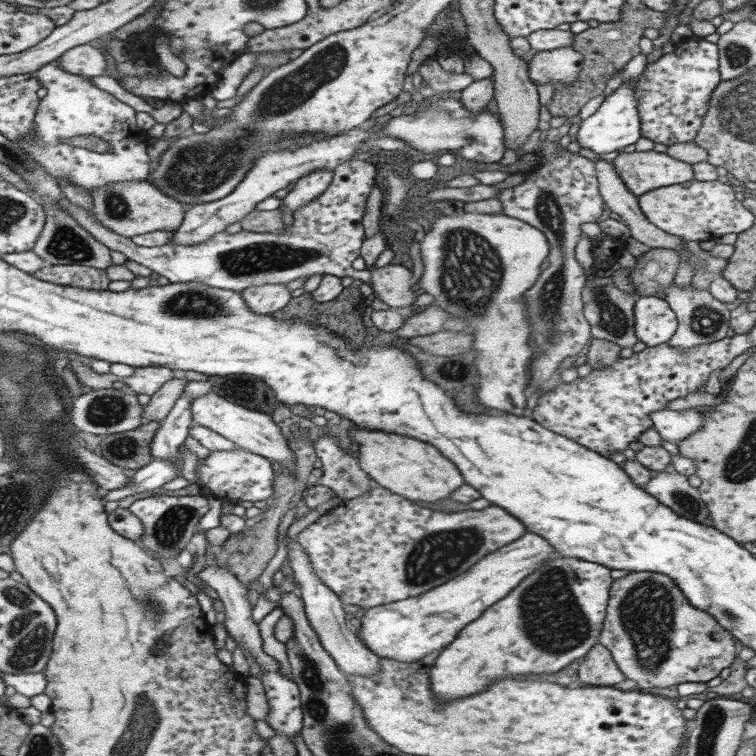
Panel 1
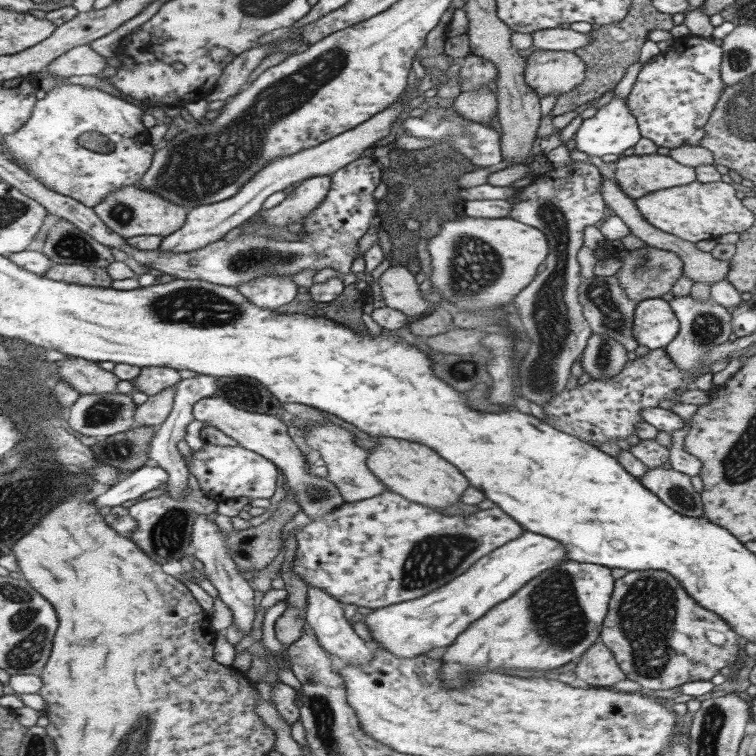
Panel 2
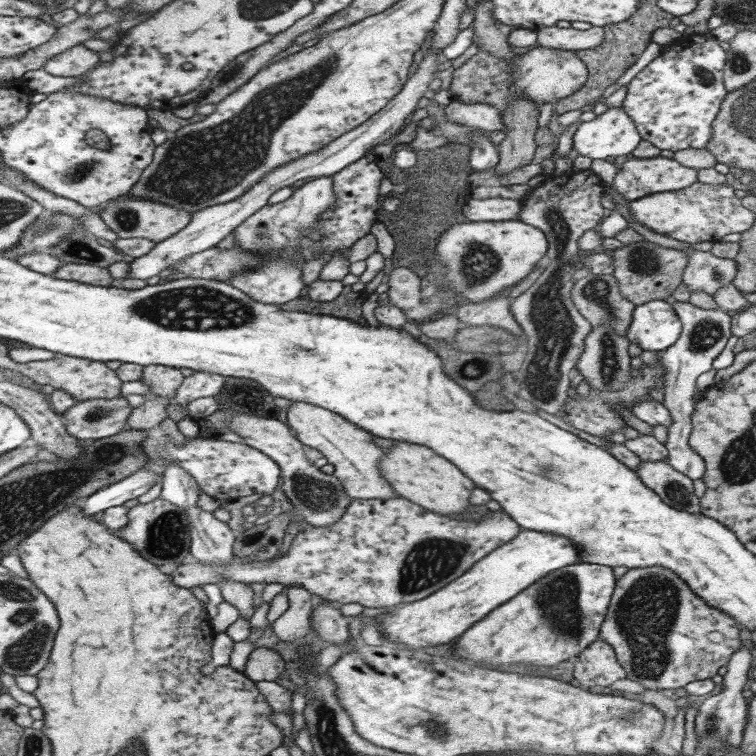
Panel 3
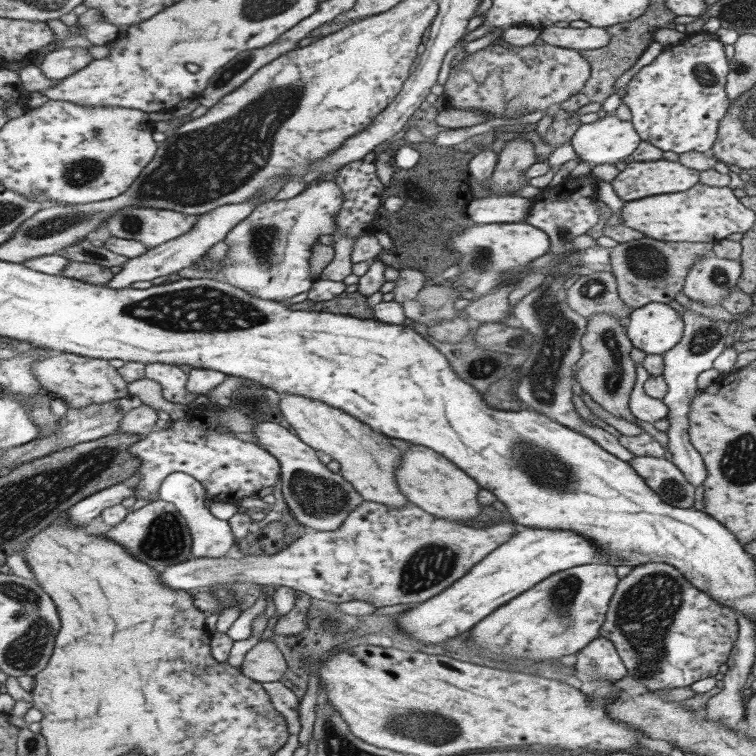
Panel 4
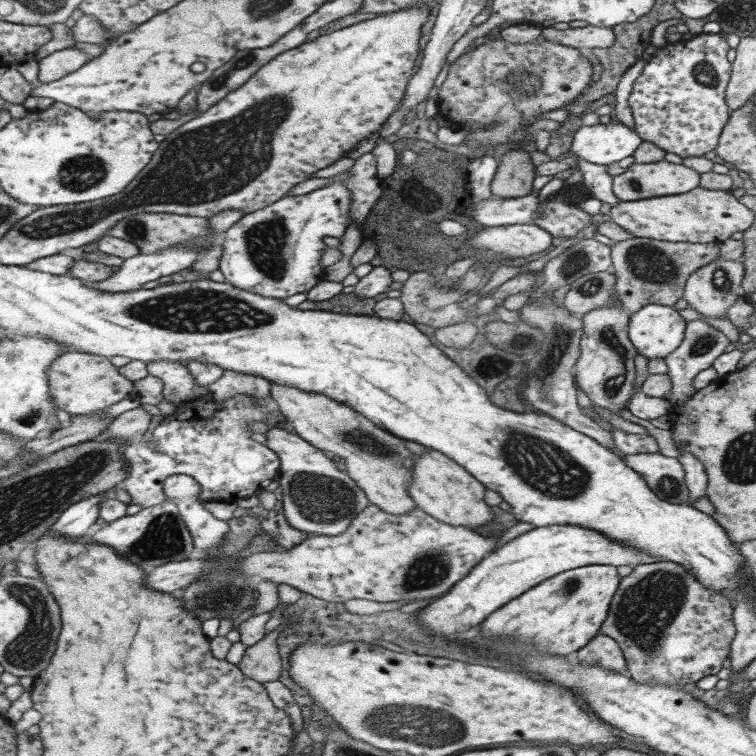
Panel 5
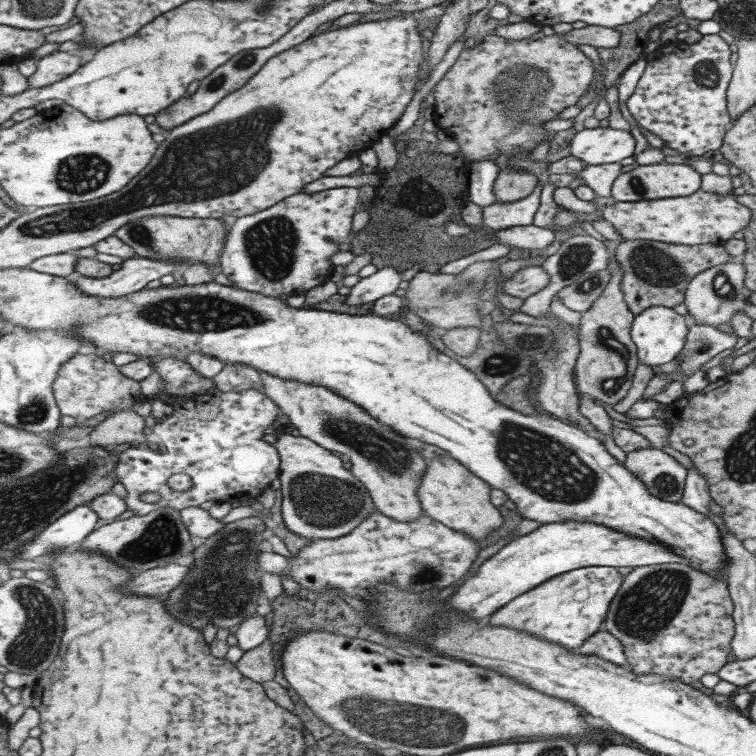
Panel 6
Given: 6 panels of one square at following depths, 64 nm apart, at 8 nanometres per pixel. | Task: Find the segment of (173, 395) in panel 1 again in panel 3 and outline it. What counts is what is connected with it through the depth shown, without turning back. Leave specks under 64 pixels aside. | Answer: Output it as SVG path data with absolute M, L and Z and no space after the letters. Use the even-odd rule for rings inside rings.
M157 396L132 409L127 420L127 428L134 430L150 430L159 426L160 422L170 416L167 406L172 403L170 397Z

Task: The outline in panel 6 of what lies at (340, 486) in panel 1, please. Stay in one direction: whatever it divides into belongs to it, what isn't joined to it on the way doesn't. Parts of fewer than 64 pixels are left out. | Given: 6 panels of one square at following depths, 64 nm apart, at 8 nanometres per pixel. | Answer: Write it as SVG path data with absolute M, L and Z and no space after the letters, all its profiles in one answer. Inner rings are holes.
M258 370L262 377L263 392L268 395L278 406L281 412L288 416L290 422L298 430L298 434L320 444L322 448L332 452L341 452L350 458L351 473L367 488L372 497L374 506L382 515L398 520L398 522L410 522L424 516L418 495L416 494L421 476L427 467L427 459L424 459L406 440L405 436L393 431L393 428L378 422L372 418L363 408L356 406L347 398L338 396L325 386L317 384L304 384L295 380L284 380L279 376L272 376L267 372Z

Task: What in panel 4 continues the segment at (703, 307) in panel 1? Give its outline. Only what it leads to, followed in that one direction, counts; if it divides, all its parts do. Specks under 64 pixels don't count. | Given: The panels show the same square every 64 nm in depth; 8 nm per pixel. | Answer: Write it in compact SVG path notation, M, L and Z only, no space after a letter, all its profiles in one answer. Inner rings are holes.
M686 307L686 312L682 314L684 323L683 335L680 342L663 354L663 373L664 382L668 385L667 393L662 398L663 403L668 408L667 420L669 426L667 428L668 450L672 454L671 461L683 472L683 475L691 482L695 488L703 484L707 477L707 468L705 467L701 454L692 446L689 441L689 418L690 405L693 398L699 392L696 380L698 374L704 370L710 370L713 362L718 355L726 348L729 340L733 336L732 324L729 317L720 320L712 320L706 318L702 314L692 312Z

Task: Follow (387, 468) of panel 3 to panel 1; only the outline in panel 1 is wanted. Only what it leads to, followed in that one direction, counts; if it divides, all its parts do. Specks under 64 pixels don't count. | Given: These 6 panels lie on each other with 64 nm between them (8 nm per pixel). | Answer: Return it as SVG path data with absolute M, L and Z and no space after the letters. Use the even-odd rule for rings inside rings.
M358 427L350 428L348 432L350 440L358 444L358 464L360 468L374 480L377 486L393 491L394 494L404 496L407 499L436 502L450 497L451 492L464 483L463 476L457 466L448 460L435 446L418 440L411 436L394 434L381 430L371 430Z

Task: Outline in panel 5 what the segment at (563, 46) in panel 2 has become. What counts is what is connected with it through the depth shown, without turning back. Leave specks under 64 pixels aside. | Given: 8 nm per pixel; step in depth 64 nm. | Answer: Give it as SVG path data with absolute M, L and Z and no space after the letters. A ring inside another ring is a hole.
M588 25L582 28L558 30L553 27L541 29L541 35L548 41L570 46L586 52L594 48L610 48L616 44L616 35L612 28Z

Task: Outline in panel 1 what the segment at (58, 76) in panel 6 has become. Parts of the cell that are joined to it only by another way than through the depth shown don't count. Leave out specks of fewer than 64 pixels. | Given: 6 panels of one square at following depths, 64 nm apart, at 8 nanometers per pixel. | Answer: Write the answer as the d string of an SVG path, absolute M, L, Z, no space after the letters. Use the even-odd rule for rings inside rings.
M91 44L76 46L58 58L58 64L64 68L64 72L89 78L109 73L105 61L106 56Z

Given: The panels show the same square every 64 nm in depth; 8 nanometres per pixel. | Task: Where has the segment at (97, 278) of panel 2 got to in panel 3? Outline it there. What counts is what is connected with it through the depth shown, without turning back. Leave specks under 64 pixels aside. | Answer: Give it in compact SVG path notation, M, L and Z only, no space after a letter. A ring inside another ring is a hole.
M66 263L60 265L52 274L62 280L74 280L82 284L92 284L99 287L110 287L115 284L113 276L107 268L90 264Z

